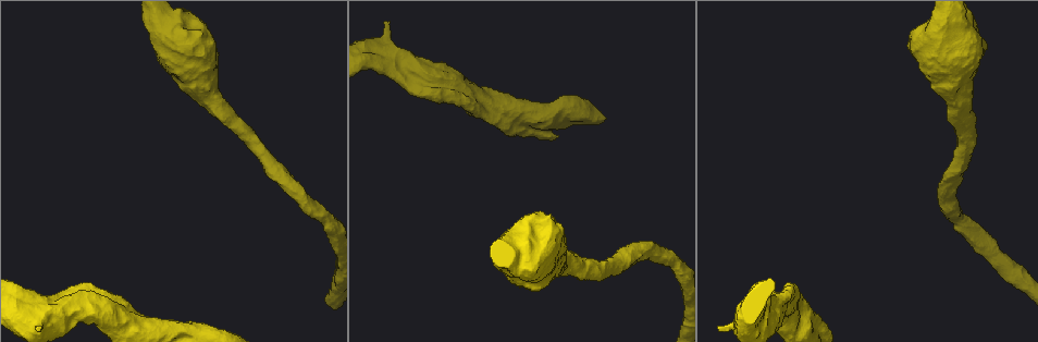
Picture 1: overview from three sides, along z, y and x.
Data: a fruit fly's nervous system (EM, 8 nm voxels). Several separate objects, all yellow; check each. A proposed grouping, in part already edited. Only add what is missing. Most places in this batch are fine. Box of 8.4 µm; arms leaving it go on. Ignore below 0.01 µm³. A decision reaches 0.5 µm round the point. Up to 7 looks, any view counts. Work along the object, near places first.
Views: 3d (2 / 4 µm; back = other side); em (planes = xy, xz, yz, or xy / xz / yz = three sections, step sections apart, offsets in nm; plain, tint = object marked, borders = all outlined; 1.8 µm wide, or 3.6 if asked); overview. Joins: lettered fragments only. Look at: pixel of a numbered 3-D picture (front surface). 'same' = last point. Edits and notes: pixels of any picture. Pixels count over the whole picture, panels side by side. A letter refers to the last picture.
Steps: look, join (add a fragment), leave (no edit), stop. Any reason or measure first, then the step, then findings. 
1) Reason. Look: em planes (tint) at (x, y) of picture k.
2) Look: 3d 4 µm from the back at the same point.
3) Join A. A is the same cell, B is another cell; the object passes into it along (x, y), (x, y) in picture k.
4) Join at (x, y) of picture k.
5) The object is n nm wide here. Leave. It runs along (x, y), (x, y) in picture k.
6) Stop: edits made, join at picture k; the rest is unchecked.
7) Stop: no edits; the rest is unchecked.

Sudden change in width. Look: 3d 4 µm at (200, 79) of picture 1.

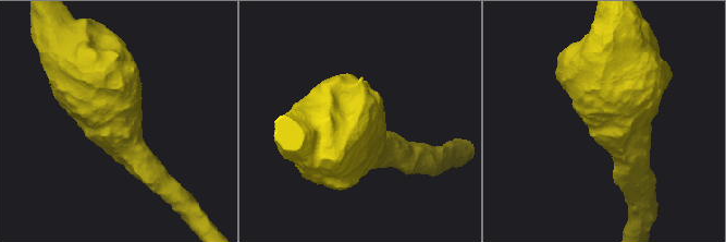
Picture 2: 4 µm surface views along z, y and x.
Now the EM. Look: em yz step 4 (tint) at (617, 128) of picture 2.

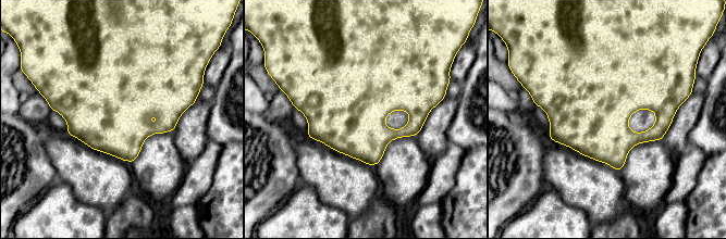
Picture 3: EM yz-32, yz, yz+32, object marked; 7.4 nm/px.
Look: em planes (borders) at the same point.

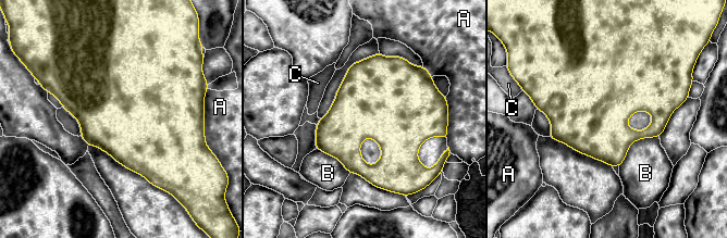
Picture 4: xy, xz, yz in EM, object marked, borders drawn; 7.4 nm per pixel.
The longest contact is with B, 380 nm. Leave. A, B and C are other cells; a border runs along (658, 136), (635, 140), (618, 166) in picture 4; none of them fits.

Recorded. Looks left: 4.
Look: em planes (borders) at (949, 19) of picture 1.

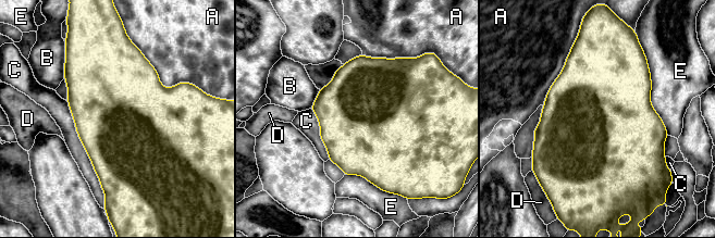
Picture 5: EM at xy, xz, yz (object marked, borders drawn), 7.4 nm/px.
The longest contact is with C, 750 nm. Leave. A, B, C, D and E are other cells; a border runs along (66, 101), (77, 136), (103, 191) in picture 5; no lettered fragment goes on from it.

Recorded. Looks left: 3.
Look: em planes (tint) at (386, 22) of picture 1.

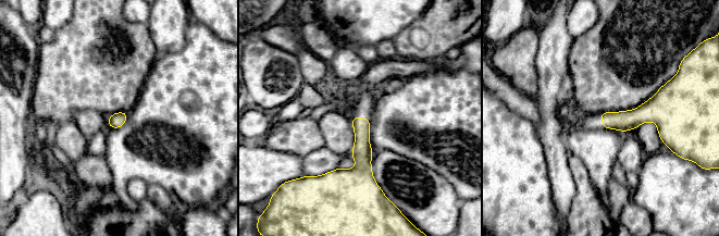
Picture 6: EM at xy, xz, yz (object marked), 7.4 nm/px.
Look: em planes (borders) at the same point.

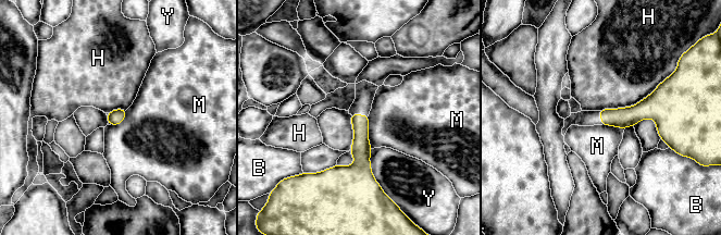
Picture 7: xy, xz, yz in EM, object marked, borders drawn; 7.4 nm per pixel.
Leave. B, H, M and Y are other cells; it runs along (358, 116), (360, 171), (353, 182) in picture 7; no lettered fragment goes on from it.

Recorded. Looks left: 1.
Stop: no edits; the rest is unchecked.

